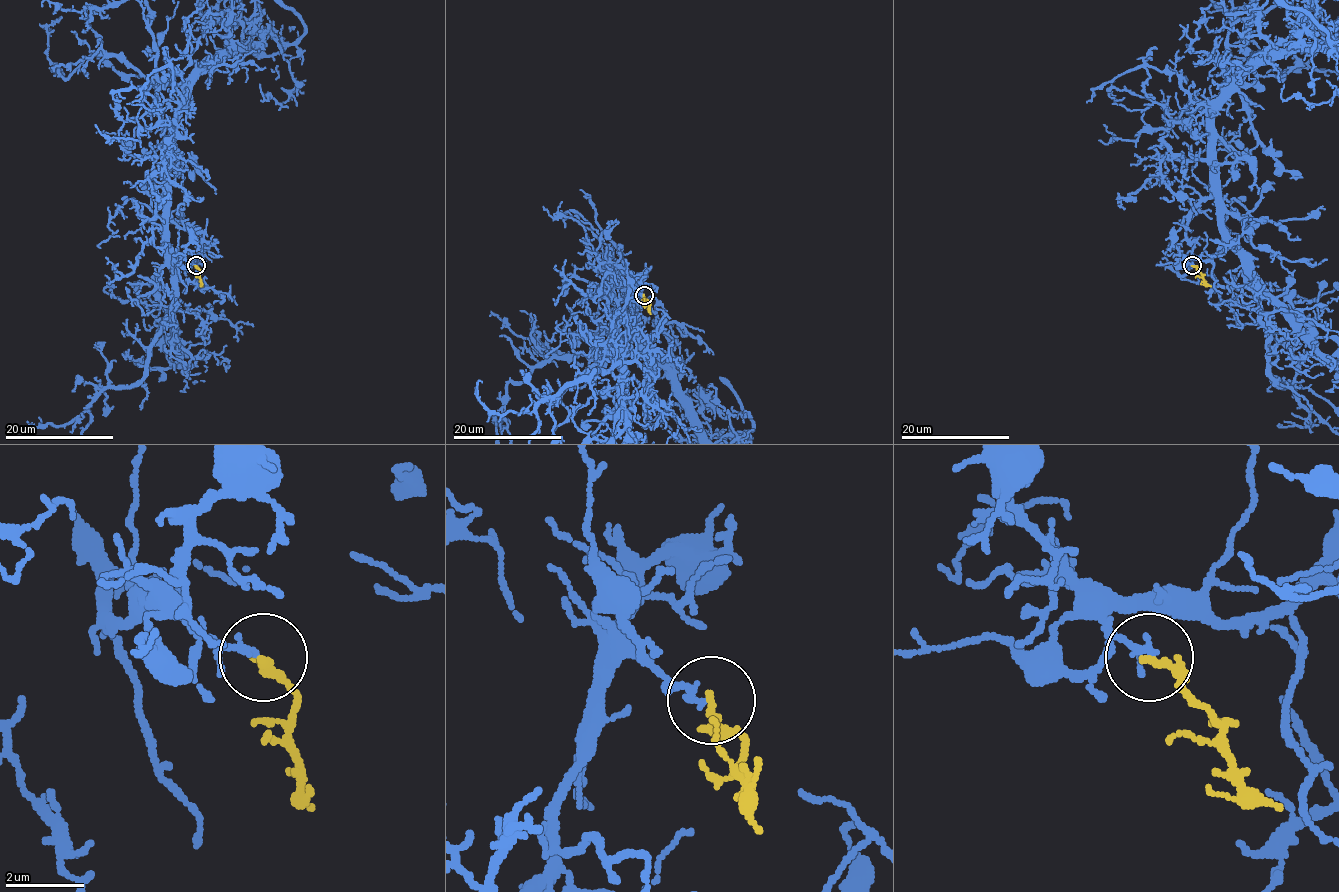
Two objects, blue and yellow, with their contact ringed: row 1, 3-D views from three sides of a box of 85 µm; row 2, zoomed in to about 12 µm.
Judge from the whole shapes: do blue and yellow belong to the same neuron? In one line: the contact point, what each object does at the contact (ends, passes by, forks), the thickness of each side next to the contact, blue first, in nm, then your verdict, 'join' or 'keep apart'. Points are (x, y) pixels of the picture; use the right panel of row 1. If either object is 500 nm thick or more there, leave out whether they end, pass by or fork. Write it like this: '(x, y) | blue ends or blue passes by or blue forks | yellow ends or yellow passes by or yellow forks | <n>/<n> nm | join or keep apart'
(1192, 265) | blue passes by | yellow ends | 140/240 nm | join

